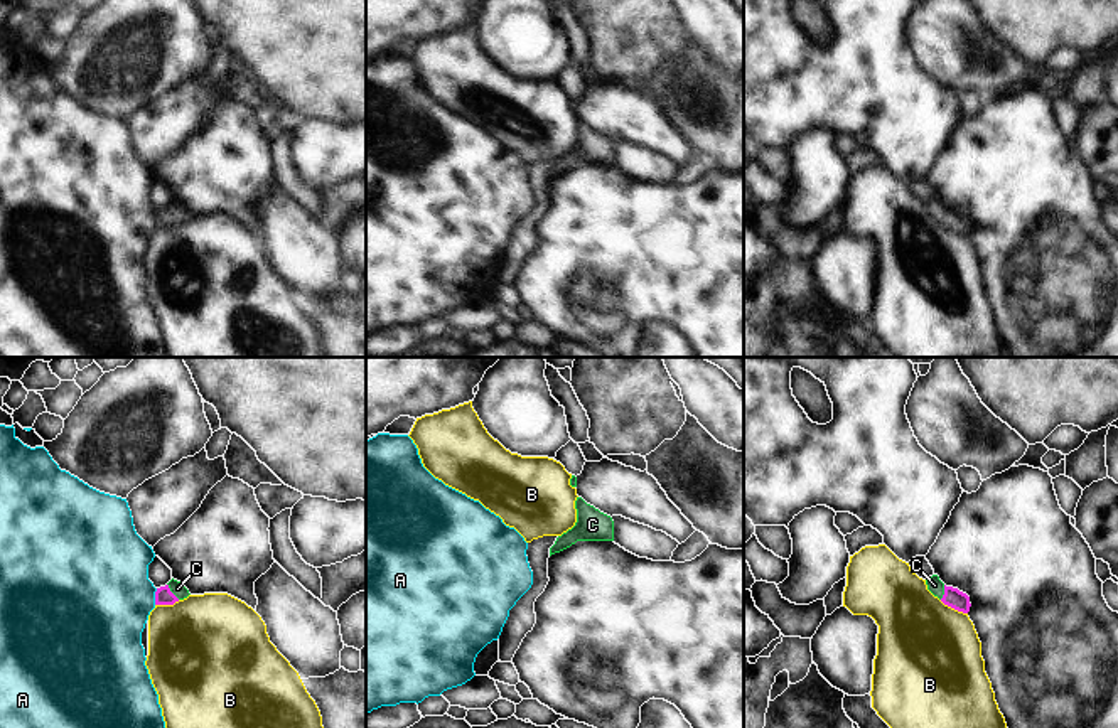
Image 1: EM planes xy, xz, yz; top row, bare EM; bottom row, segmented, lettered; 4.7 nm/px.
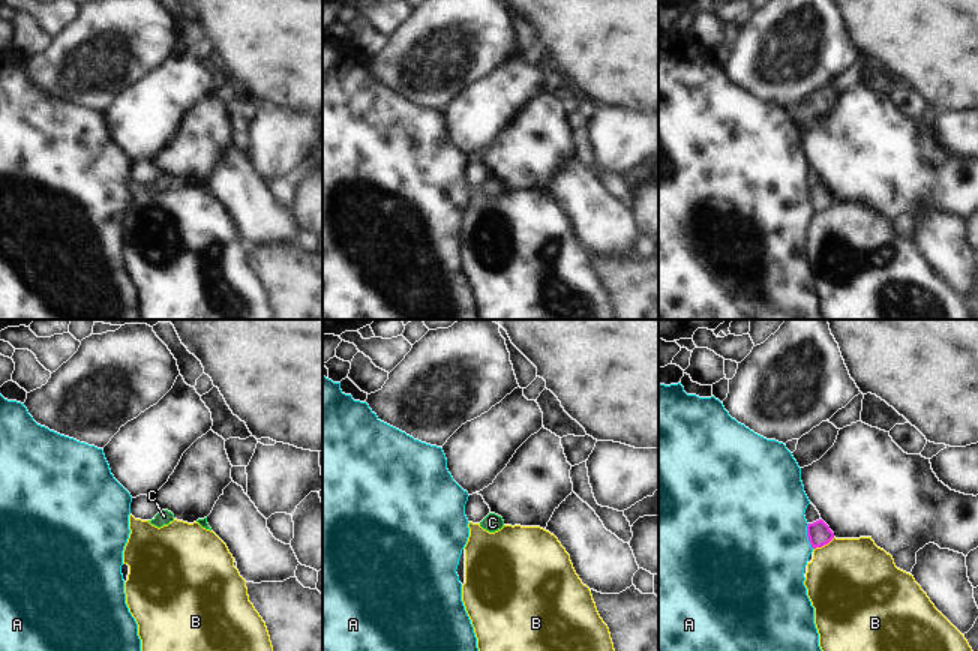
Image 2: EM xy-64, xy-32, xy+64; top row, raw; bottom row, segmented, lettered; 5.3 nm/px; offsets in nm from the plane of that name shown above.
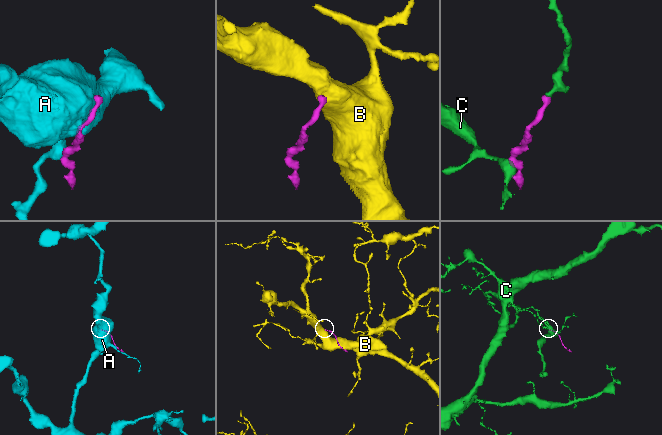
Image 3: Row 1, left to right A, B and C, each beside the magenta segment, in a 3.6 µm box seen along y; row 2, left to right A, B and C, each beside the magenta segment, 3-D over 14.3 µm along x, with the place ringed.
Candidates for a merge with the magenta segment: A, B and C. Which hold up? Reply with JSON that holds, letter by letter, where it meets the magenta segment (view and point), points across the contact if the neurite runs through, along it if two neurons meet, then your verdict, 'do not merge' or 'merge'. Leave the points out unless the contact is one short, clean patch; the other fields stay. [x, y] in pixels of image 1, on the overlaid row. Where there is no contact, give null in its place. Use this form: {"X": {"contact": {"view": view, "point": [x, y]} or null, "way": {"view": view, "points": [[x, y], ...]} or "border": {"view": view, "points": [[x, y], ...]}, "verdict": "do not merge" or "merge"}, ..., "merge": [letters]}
{"A": {"contact": {"view": "xy", "point": [155, 597]}, "verdict": "do not merge"}, "B": {"contact": {"view": "yz", "point": [953, 607]}, "border": {"view": "yz", "points": [[940, 600], [967, 614]]}, "verdict": "do not merge"}, "C": {"contact": {"view": "xy", "point": [171, 592]}, "way": {"view": "xy", "points": [[162, 595], [171, 592], [177, 588]]}, "verdict": "merge"}, "merge": ["C"]}

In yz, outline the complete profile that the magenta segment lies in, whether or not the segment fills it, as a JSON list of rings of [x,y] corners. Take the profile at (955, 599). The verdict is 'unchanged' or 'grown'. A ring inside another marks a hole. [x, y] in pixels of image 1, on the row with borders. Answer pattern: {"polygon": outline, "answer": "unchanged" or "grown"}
{"polygon": [[[933,575],[926,580],[927,590],[938,597],[944,605],[968,613],[970,612],[970,597],[958,588],[946,586],[938,575]]], "answer": "grown"}

